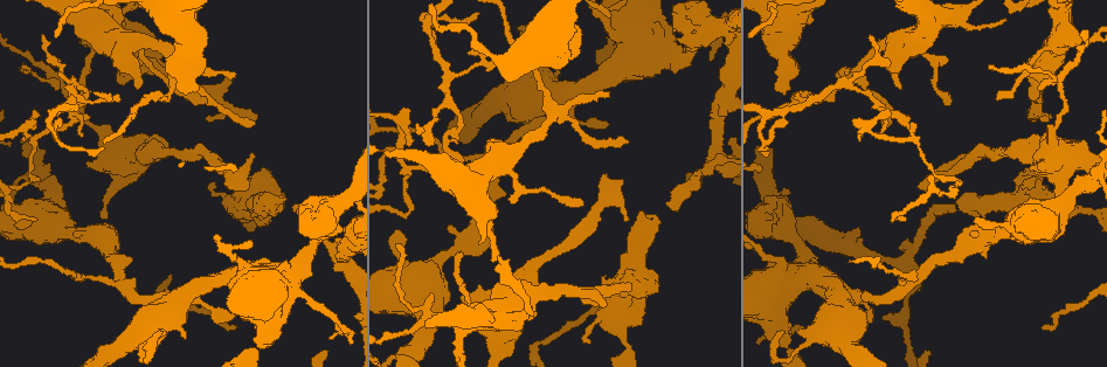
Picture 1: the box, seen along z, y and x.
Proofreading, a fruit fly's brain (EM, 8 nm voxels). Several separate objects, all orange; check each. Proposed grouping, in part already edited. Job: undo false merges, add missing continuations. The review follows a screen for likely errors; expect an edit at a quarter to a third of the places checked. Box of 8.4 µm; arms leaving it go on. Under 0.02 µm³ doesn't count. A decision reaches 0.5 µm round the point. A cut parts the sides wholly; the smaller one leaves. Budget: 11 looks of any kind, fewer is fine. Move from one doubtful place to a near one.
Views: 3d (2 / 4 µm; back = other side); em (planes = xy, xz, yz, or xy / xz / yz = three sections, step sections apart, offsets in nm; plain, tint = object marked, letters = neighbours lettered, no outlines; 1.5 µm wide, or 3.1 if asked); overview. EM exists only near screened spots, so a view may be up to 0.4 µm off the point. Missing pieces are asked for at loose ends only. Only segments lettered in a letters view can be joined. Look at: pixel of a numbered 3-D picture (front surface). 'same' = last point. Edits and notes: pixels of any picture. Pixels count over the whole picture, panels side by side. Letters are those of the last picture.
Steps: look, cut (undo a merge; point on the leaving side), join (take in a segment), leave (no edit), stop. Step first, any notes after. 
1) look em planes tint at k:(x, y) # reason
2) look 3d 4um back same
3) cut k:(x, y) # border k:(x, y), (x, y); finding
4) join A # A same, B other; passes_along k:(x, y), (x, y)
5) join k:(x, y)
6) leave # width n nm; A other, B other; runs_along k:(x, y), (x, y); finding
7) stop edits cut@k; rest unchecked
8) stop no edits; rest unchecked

look 3d 4um at 1:(627, 143)

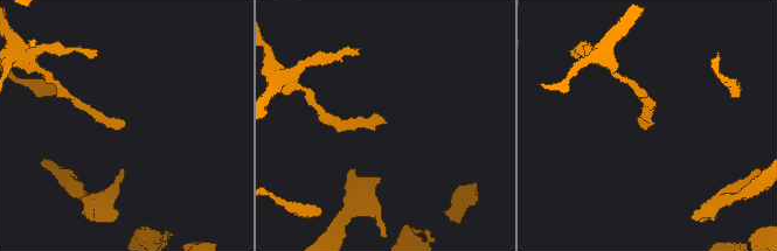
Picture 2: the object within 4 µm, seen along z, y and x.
look em 3.1um xz step 16 letters at 2:(644, 124)

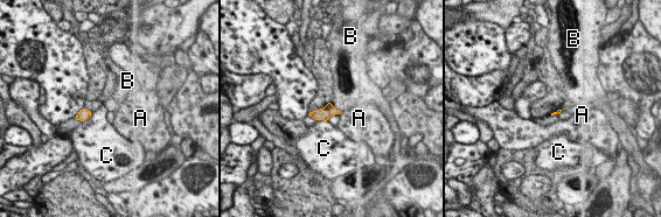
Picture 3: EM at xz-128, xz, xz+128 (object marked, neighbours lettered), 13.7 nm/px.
leave # A other, B other, C other; no lettered segment goes on from it

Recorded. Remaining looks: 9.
look 3d 2um at 1:(74, 120) # sharp bend

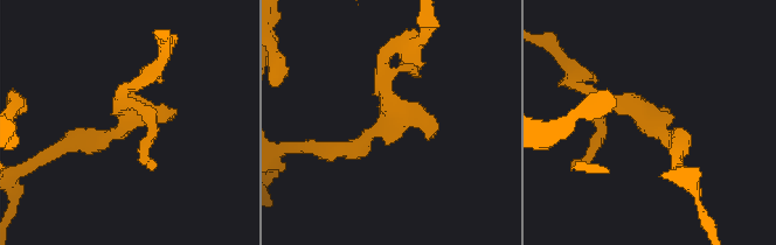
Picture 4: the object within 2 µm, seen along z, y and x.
look em xz step 8 tint at 4:(124, 128)

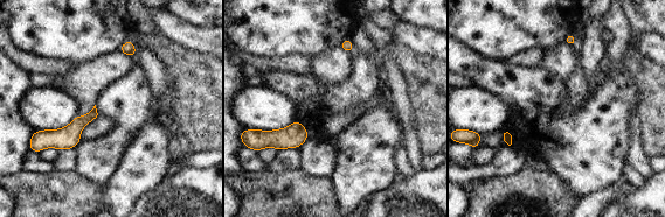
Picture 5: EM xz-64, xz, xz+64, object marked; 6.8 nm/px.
look em xy step 8 letters same

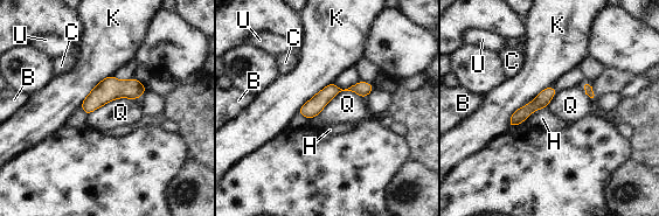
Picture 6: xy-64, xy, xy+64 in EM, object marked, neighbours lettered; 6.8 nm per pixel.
leave # B other, C other, H other, K other, Q other, U other; one cell here

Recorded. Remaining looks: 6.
look 3d 4um at 1:(79, 274) # abrupt turn

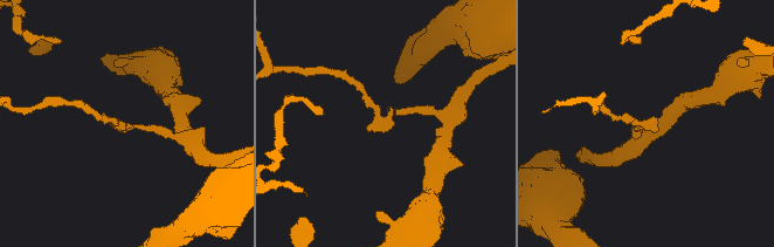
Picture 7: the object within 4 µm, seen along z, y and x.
look em planes tint at 7:(648, 124) # shape alone is not enough

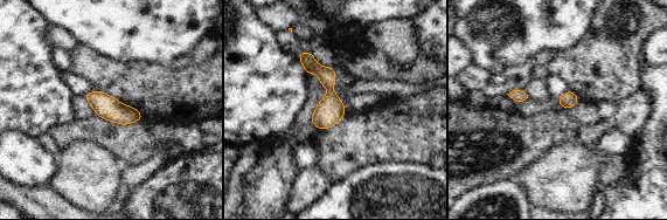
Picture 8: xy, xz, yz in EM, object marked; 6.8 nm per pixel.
look em planes letters same

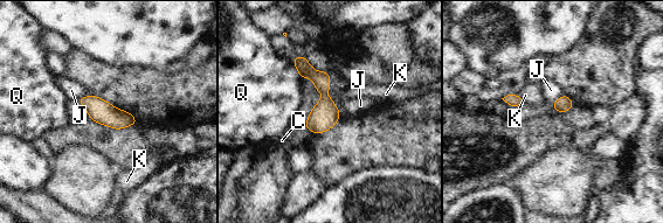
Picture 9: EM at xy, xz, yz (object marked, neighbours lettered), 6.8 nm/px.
leave # C other, J other, K other, Q other; runs_along 9:(298, 58), (324, 89), (318, 131); continuous, no second cell

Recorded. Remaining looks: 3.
look em xy step 8 tint at 1:(302, 298) # sudden change in width

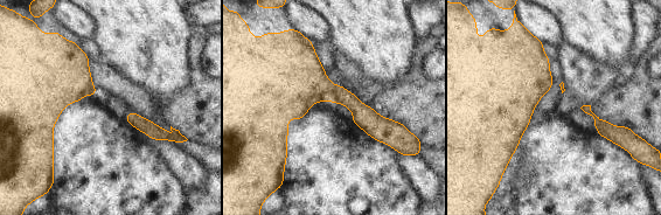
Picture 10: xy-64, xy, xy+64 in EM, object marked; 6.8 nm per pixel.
look em xy step 8 letters same # what lies round it

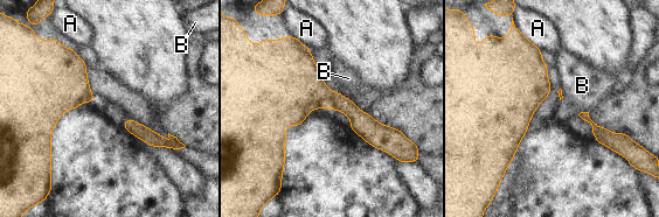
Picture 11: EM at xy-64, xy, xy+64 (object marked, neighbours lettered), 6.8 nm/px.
leave # longest_contact A 150 nm; A other, B other; border 11:(588, 111), (581, 111), (577, 114); all the same cell

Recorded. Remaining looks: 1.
stop no edits; rest unchecked

